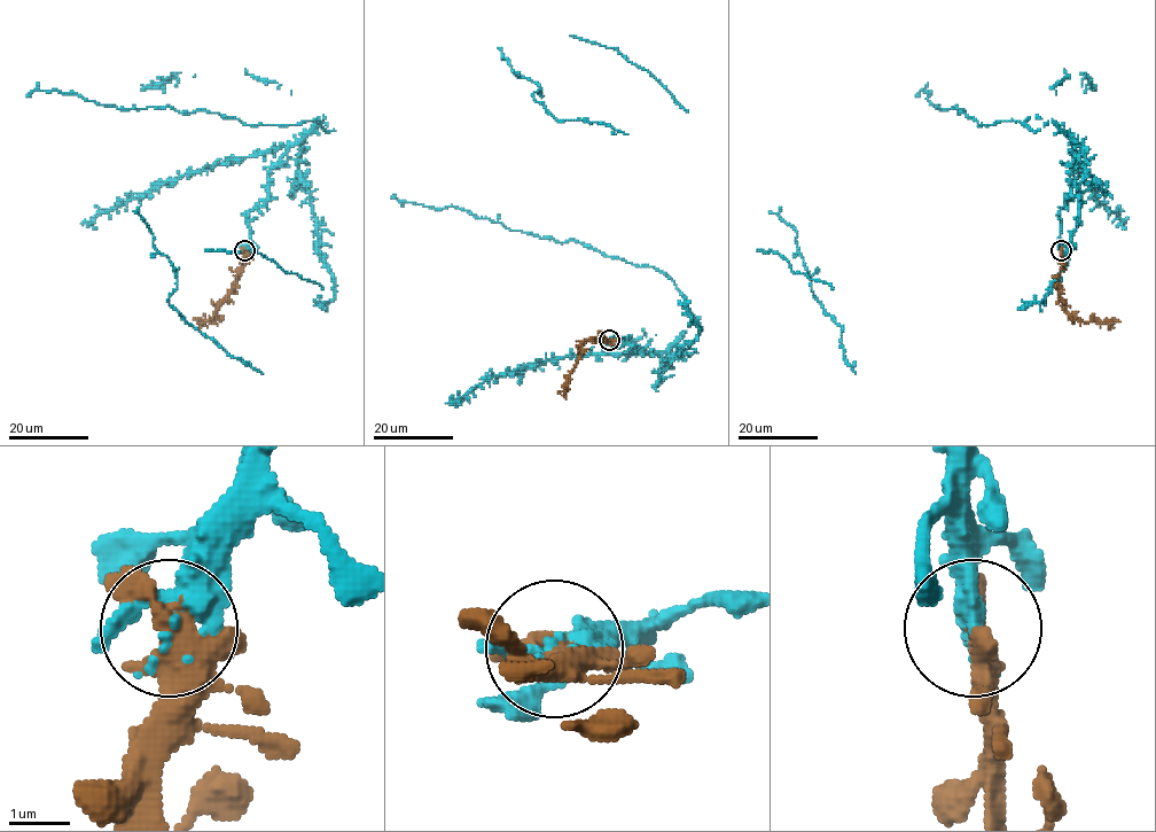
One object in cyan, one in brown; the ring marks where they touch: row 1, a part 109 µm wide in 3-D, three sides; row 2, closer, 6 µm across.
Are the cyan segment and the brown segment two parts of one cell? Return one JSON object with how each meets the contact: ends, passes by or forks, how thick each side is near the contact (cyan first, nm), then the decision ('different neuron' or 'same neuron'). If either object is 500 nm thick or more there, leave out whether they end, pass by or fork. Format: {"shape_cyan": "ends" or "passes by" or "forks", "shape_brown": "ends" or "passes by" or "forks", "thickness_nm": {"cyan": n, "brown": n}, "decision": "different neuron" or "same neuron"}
{"shape_cyan": "passes by", "shape_brown": "forks", "thickness_nm": {"cyan": 320, "brown": 340}, "decision": "same neuron"}

